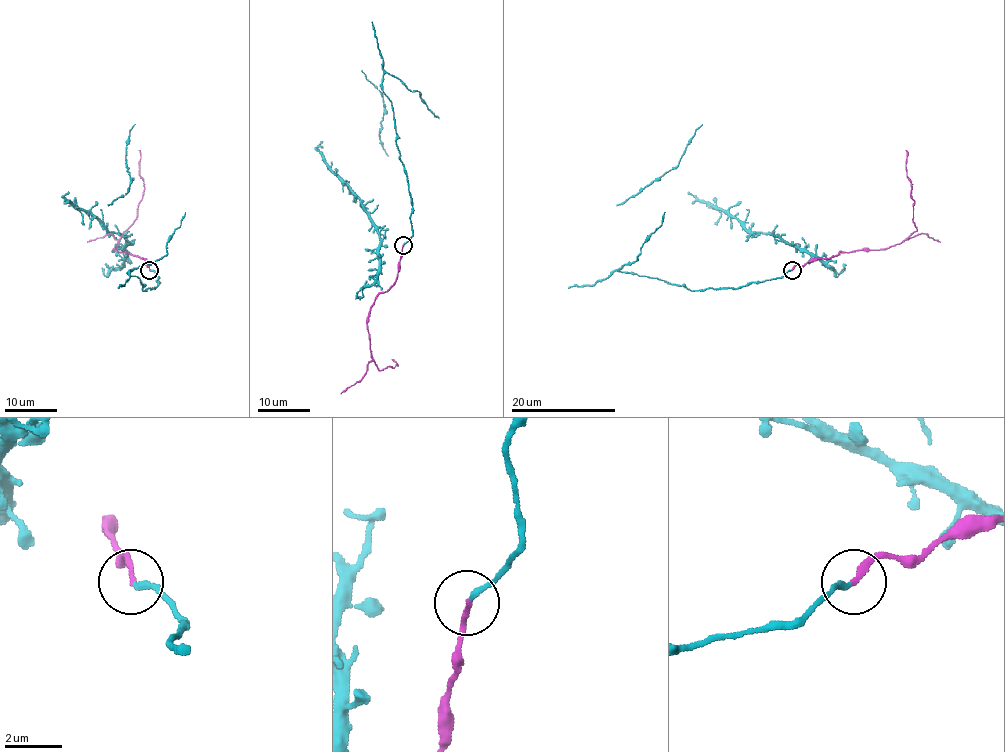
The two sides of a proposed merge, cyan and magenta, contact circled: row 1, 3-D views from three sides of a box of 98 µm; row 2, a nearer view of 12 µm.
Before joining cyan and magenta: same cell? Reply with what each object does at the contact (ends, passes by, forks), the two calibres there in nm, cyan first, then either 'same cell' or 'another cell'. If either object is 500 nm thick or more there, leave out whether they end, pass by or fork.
cyan ends | magenta ends | 190/190 nm | same cell

